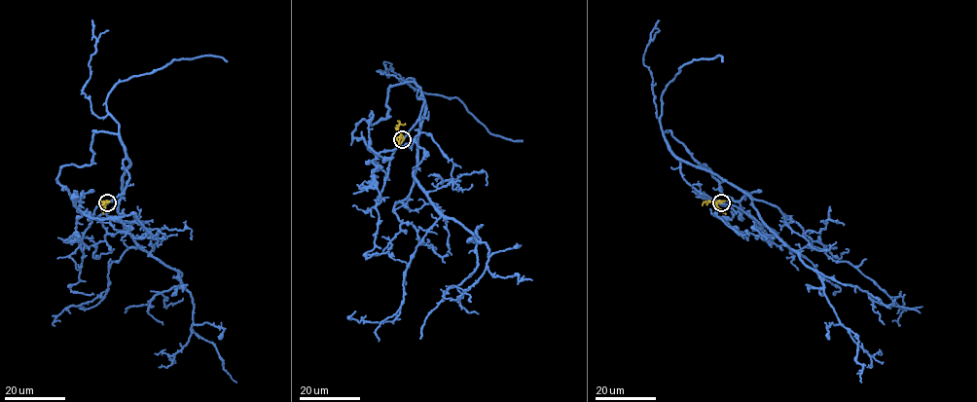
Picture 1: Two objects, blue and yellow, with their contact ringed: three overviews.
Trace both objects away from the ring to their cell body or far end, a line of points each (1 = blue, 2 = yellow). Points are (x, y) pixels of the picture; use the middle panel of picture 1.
1: (403, 140), (419, 115), (421, 96), (414, 177), (440, 217), (406, 270), (399, 314), (391, 322), (350, 317)
2: (403, 140), (398, 126), (405, 123)

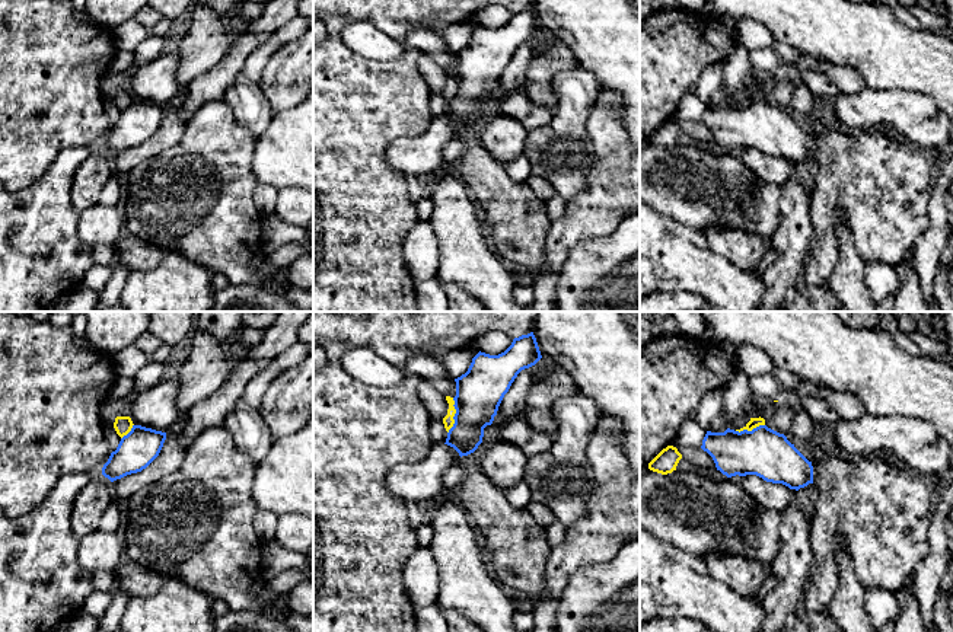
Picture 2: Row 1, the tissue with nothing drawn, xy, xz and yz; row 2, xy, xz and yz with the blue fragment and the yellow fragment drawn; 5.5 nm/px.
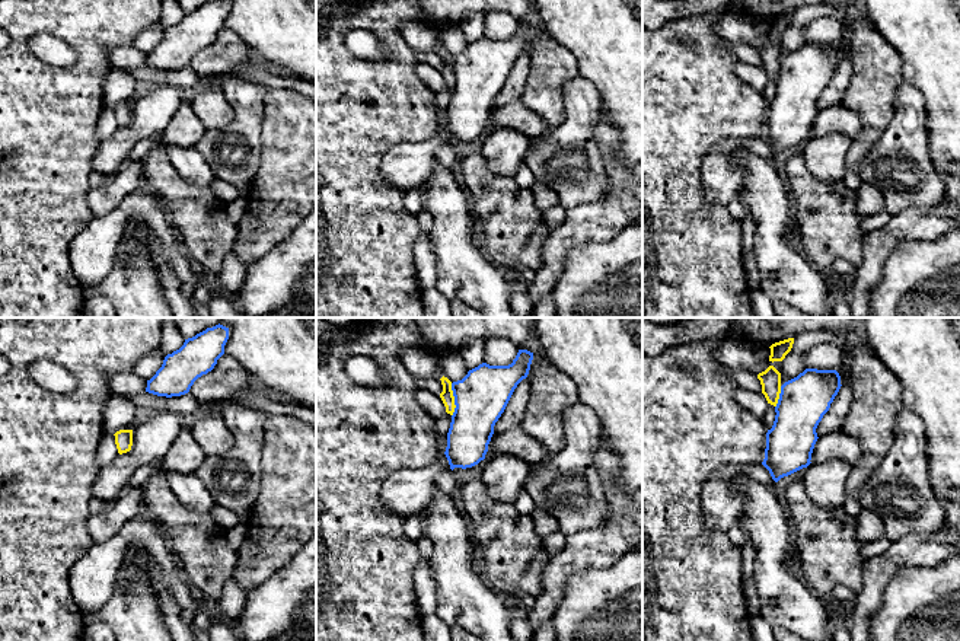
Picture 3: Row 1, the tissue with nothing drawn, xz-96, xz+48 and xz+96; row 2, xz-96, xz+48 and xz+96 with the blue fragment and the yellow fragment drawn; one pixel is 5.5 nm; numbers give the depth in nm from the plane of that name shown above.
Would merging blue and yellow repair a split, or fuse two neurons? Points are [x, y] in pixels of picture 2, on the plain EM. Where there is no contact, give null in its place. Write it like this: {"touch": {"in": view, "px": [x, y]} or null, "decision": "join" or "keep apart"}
{"touch": {"in": "xz", "px": [455, 89]}, "decision": "keep apart"}

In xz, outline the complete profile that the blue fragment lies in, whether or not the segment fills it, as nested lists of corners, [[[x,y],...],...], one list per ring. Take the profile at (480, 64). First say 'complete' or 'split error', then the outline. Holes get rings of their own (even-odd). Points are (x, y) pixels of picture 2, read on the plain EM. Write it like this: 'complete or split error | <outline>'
complete | [[[533,6],[514,12],[498,29],[478,26],[465,48],[455,52],[455,98],[446,116],[459,130],[474,127],[482,116],[484,102],[491,99],[498,80],[517,48],[542,32]]]

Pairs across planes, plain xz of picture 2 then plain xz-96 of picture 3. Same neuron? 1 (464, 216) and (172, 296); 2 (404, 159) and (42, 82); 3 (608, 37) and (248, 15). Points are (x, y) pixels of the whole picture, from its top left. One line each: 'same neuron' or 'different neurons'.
1: same neuron
2: different neurons
3: same neuron

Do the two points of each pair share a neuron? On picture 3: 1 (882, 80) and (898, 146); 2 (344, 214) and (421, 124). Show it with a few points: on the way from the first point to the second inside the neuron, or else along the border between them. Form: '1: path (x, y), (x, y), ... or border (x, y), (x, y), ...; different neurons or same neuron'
1: border (899, 86), (895, 114), (871, 147); different neurons
2: path (344, 185), (344, 177), (392, 128); same neuron

